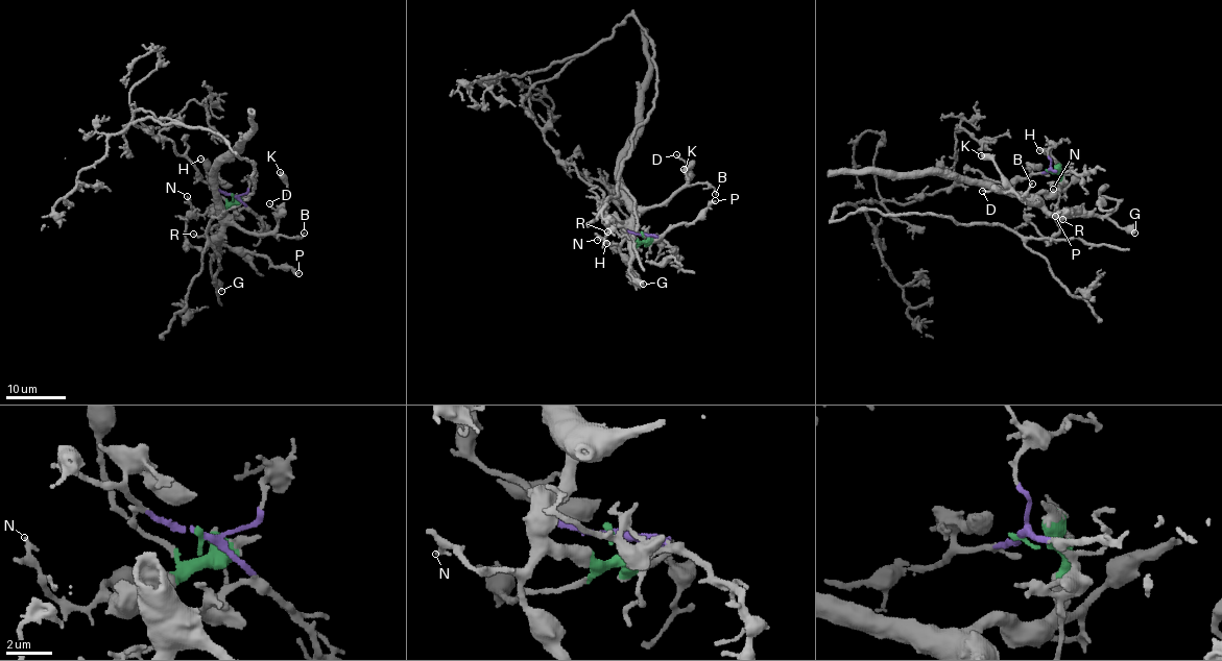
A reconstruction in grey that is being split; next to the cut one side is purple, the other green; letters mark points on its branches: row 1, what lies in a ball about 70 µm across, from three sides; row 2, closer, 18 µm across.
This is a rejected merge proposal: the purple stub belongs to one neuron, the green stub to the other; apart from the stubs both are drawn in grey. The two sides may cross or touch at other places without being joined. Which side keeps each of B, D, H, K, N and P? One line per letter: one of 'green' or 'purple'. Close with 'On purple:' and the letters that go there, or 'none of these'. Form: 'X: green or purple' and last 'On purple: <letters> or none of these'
B: green
D: green
H: green
K: green
N: green
P: green
On purple: none of these

